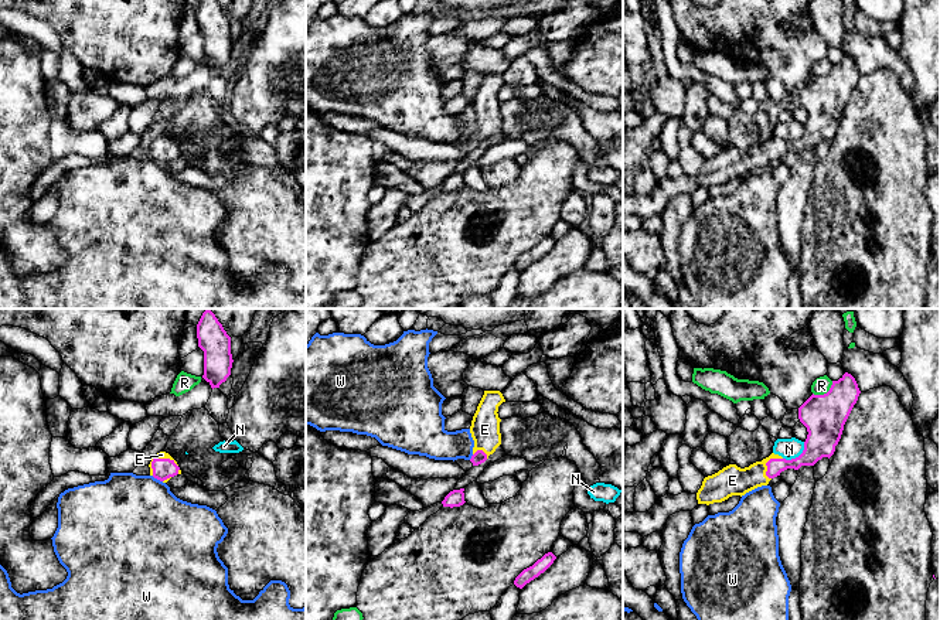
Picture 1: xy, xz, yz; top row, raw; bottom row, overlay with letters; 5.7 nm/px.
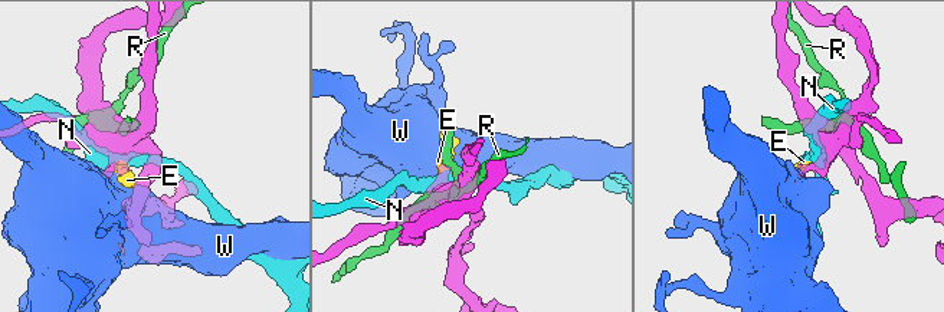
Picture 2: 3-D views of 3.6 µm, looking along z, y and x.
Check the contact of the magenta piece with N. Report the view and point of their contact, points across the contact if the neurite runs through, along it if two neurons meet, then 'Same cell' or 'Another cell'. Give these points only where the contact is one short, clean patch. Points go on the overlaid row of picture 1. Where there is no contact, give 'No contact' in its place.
Touches magenta at yz (799, 456). Boundary: yz (804, 442), (804, 449), (797, 456), (783, 459). Another cell

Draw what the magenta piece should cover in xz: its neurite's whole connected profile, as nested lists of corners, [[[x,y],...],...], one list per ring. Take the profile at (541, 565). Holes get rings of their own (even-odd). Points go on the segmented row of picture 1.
[[[552,552],[545,553],[532,566],[524,569],[514,580],[514,585],[522,589],[527,583],[544,573],[556,559]]]

